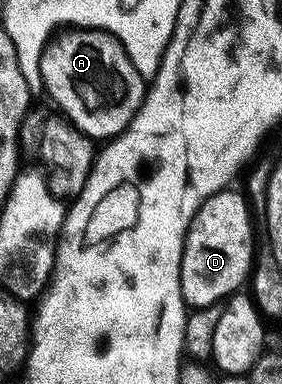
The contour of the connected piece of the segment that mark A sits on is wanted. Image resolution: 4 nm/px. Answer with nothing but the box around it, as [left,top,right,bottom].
[36,29,148,141]

